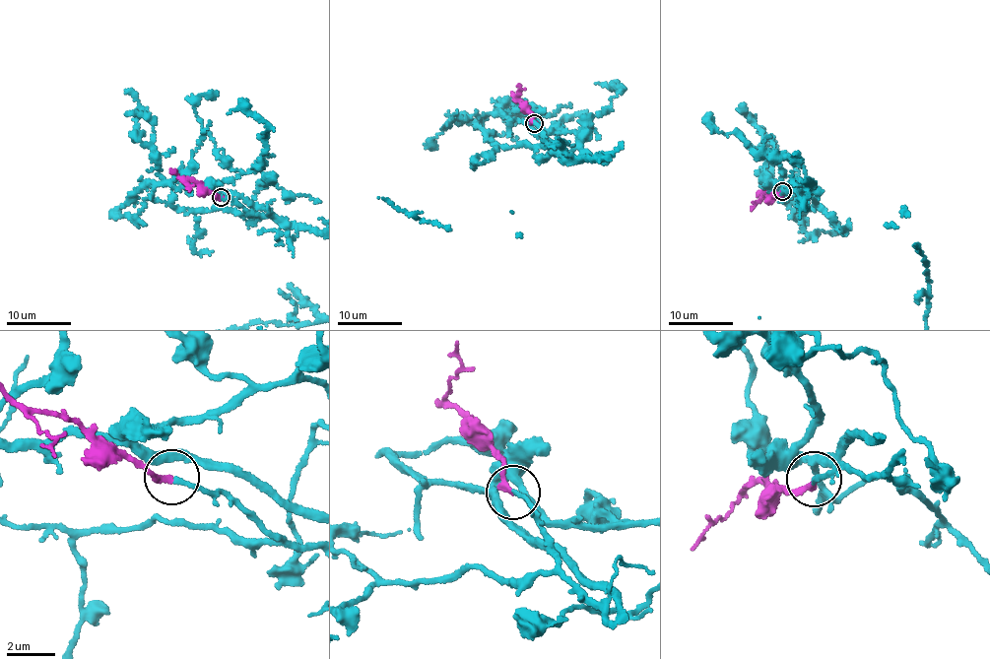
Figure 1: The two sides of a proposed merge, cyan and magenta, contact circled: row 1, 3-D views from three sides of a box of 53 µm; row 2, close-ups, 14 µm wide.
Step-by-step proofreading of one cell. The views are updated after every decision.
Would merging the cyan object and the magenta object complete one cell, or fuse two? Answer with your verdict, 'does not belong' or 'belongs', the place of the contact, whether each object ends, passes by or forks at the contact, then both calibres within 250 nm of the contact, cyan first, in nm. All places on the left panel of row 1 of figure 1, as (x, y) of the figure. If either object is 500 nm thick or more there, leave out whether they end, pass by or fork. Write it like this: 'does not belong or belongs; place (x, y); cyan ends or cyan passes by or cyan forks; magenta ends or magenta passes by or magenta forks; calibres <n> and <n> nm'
belongs; place (221, 197); cyan ends; magenta ends; calibres 170 and 280 nm

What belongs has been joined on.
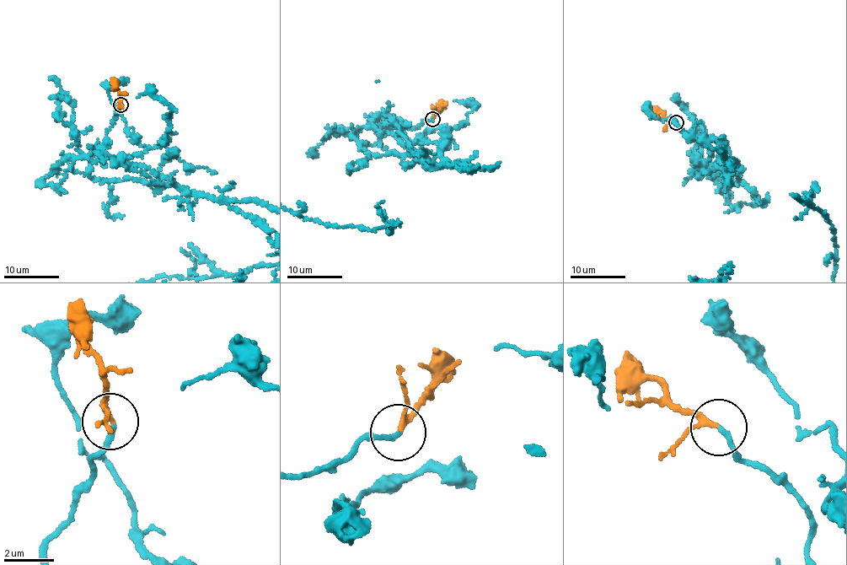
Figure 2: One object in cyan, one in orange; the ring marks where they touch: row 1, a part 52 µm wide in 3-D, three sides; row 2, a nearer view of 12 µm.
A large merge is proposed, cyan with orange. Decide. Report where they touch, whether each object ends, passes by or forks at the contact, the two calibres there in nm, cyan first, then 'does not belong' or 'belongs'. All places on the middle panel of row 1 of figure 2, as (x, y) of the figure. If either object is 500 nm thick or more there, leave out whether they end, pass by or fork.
place (432, 119); cyan ends; orange passes by; calibres 180 and 160 nm; belongs

